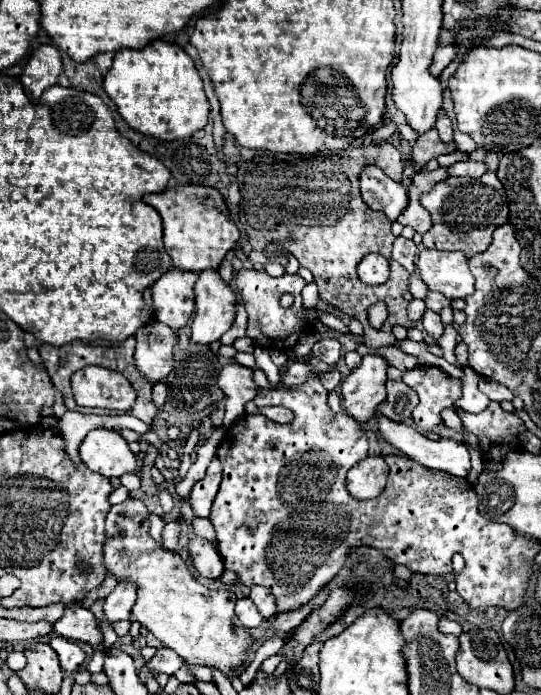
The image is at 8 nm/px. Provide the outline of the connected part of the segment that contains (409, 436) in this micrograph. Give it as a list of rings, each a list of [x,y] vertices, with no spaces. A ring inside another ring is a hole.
[[[382,414],[376,416],[376,426],[378,426],[378,432],[382,434],[382,438],[384,438],[390,446],[394,446],[394,448],[398,448],[400,452],[404,452],[410,460],[422,464],[424,468],[444,470],[444,472],[448,472],[448,474],[452,474],[452,476],[467,478],[468,472],[471,470],[471,460],[466,444],[458,444],[456,440],[448,440],[448,438],[430,440],[430,438],[426,438],[422,432],[418,432],[416,428],[406,426],[406,424],[392,422],[390,418],[386,418],[386,416],[382,416]]]

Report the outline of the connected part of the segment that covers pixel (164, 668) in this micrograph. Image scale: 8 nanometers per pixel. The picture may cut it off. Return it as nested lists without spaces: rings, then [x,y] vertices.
[[[166,646],[158,648],[156,656],[146,662],[146,670],[148,670],[148,672],[156,670],[156,672],[166,672],[166,674],[170,674],[170,676],[176,674],[176,670],[180,670],[182,666],[184,666],[182,658],[178,658],[178,654],[174,654],[174,650],[170,650],[170,648],[166,648]]]

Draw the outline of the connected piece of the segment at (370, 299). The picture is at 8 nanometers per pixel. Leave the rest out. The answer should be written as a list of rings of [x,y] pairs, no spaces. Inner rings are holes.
[[[378,144],[378,146],[350,146],[344,150],[320,150],[316,154],[278,154],[278,152],[268,152],[268,150],[256,150],[256,154],[242,154],[242,158],[246,162],[240,164],[238,168],[238,184],[240,184],[240,208],[242,208],[242,226],[246,232],[248,242],[252,244],[252,252],[250,252],[250,262],[254,266],[262,266],[264,262],[280,262],[282,266],[288,264],[286,256],[266,256],[264,254],[264,246],[266,242],[276,242],[280,244],[284,250],[288,250],[290,254],[296,256],[296,260],[300,262],[300,266],[308,268],[314,274],[314,282],[318,284],[320,290],[320,298],[336,308],[340,308],[346,314],[356,316],[362,326],[364,326],[364,336],[366,336],[366,344],[372,348],[378,346],[386,346],[386,344],[394,344],[394,334],[392,334],[392,326],[400,324],[400,326],[410,326],[408,316],[406,316],[406,306],[408,300],[404,300],[404,292],[408,292],[408,278],[410,272],[394,262],[390,258],[392,252],[392,244],[394,244],[394,234],[390,232],[390,220],[386,218],[386,214],[378,214],[374,210],[370,210],[360,194],[360,174],[364,170],[364,166],[380,166],[385,174],[396,182],[402,180],[402,154],[392,146],[392,144]],[[370,254],[382,254],[384,258],[390,260],[390,278],[388,282],[380,284],[380,286],[368,286],[364,284],[358,274],[356,274],[356,266],[360,264],[360,260]],[[376,302],[384,302],[388,306],[388,318],[382,324],[380,330],[372,328],[368,322],[368,308]]]

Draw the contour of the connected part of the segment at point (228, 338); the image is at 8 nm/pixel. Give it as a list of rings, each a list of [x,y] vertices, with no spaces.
[[[236,302],[236,318],[234,318],[234,324],[232,324],[232,328],[220,338],[220,342],[222,344],[232,344],[236,338],[242,338],[244,336],[244,332],[246,332],[246,310],[244,310],[244,306],[240,304],[240,302]]]

